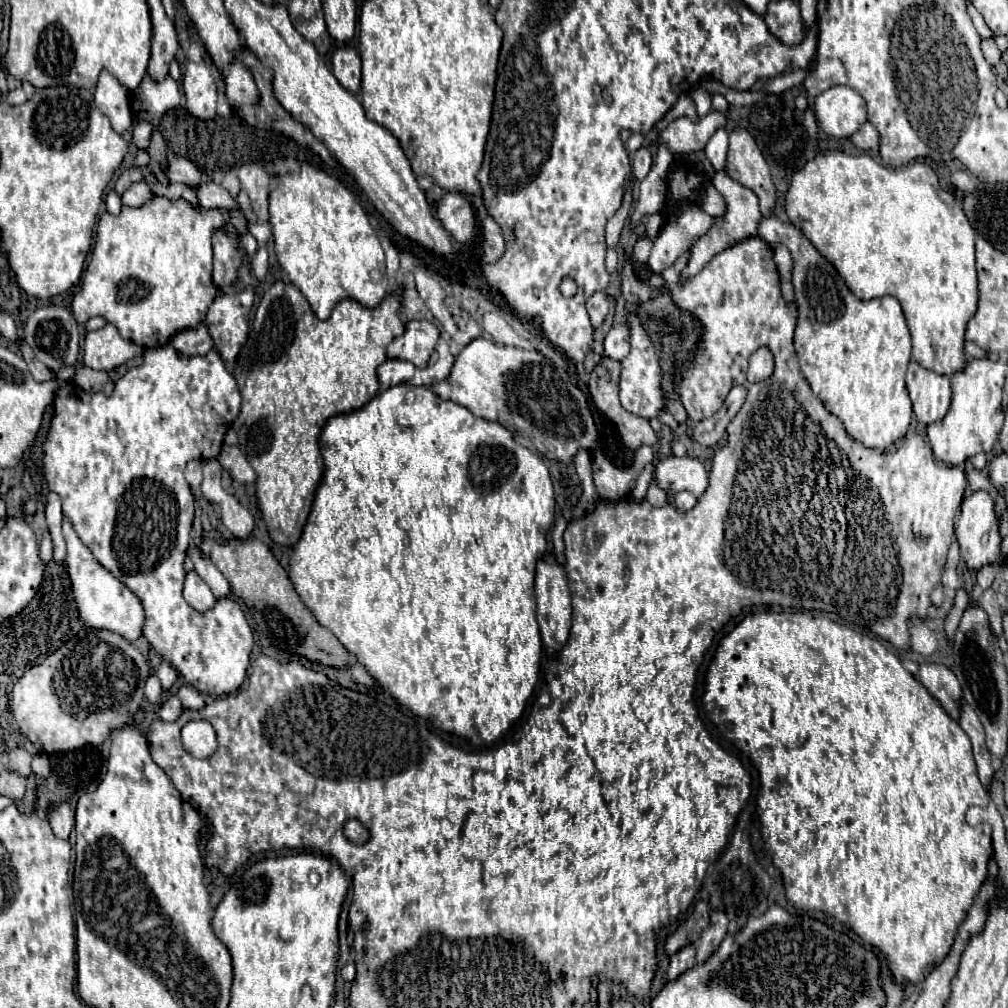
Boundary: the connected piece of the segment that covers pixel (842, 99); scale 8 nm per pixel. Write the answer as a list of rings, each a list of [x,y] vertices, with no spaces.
[[[831,87],[815,97],[815,117],[819,127],[831,137],[849,137],[867,121],[863,97],[851,87]]]

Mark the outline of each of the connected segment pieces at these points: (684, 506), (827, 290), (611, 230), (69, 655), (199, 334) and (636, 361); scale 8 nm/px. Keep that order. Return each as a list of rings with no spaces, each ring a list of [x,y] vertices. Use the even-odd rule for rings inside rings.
[[[681,491],[681,493],[675,495],[675,505],[677,505],[679,511],[689,511],[697,505],[697,497],[691,495],[689,491]]]
[[[777,217],[761,219],[759,237],[769,241],[769,245],[785,245],[793,257],[793,285],[795,301],[799,305],[799,321],[795,329],[795,351],[805,379],[809,381],[813,393],[823,401],[823,405],[835,413],[851,437],[861,441],[865,447],[887,449],[897,439],[903,439],[911,415],[913,403],[905,385],[905,371],[911,357],[911,337],[905,323],[901,303],[895,297],[879,297],[861,301],[857,299],[837,269],[813,247],[813,243],[791,223],[781,223]]]
[[[627,185],[627,193],[625,193],[625,199],[623,199],[623,207],[609,219],[607,223],[607,247],[615,249],[617,243],[619,243],[619,235],[621,235],[621,229],[625,225],[625,219],[629,215],[629,203],[631,203],[631,185]]]
[[[83,629],[73,639],[69,639],[61,649],[49,655],[43,663],[31,667],[17,683],[13,685],[11,711],[23,735],[43,753],[59,753],[81,749],[83,745],[101,745],[111,737],[115,729],[129,725],[135,713],[143,707],[145,701],[145,681],[151,675],[151,665],[147,657],[125,641],[121,635],[105,629]]]
[[[201,323],[197,329],[185,329],[175,333],[169,345],[185,355],[205,355],[213,349],[213,339],[207,331],[207,325]]]
[[[629,315],[629,329],[631,329],[631,353],[621,361],[621,389],[619,389],[621,405],[639,417],[651,419],[657,417],[657,411],[663,407],[663,391],[659,389],[663,373],[655,355],[655,347],[649,335],[645,333],[639,315]]]

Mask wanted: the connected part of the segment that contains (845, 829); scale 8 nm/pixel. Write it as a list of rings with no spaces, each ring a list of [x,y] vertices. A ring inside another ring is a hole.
[[[809,611],[753,613],[745,617],[727,637],[723,637],[705,681],[703,707],[707,719],[713,719],[713,703],[723,711],[727,723],[731,725],[727,737],[753,761],[759,771],[761,793],[757,799],[757,813],[761,819],[761,835],[767,853],[783,875],[787,901],[803,911],[821,911],[853,929],[863,941],[871,943],[885,955],[891,981],[899,983],[903,989],[921,983],[949,955],[959,925],[967,917],[981,885],[987,881],[987,865],[993,857],[991,827],[987,823],[969,827],[965,821],[965,811],[971,805],[987,807],[989,803],[989,793],[977,779],[971,743],[965,731],[961,731],[959,723],[945,713],[937,699],[933,699],[933,695],[903,667],[901,659],[881,645],[879,639],[867,637],[843,623]],[[763,747],[769,751],[765,759]]]

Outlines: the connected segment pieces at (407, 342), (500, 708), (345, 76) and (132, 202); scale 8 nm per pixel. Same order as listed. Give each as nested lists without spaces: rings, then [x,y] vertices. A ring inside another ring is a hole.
[[[409,321],[405,333],[387,347],[387,357],[411,361],[415,367],[427,367],[439,341],[439,329],[431,321]]]
[[[411,383],[391,387],[365,407],[329,419],[321,433],[321,455],[325,461],[325,475],[317,489],[303,535],[289,556],[288,574],[299,597],[311,609],[315,619],[327,627],[351,655],[355,655],[355,659],[401,703],[402,708],[429,719],[441,731],[477,743],[499,739],[524,713],[540,680],[543,647],[535,617],[535,567],[547,557],[549,531],[555,513],[553,485],[543,457],[519,445],[507,427],[475,417],[467,407],[455,401],[443,401],[427,387],[415,387]]]
[[[337,49],[331,59],[331,71],[347,91],[357,93],[361,89],[361,57],[355,49]]]
[[[133,185],[133,187],[129,187],[129,191],[125,191],[125,195],[121,199],[123,199],[123,205],[127,205],[127,207],[143,207],[153,197],[155,195],[149,189],[149,185]]]

